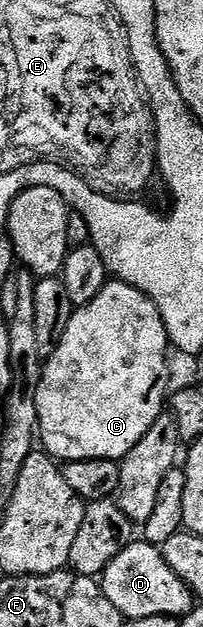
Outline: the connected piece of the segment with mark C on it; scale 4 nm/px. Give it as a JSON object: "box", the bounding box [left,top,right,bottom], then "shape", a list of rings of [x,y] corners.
{"box":[37,279,169,463],"shape":[[[114,279],[108,280],[107,286],[103,288],[101,295],[97,295],[97,299],[93,299],[88,305],[78,306],[74,315],[69,319],[69,327],[65,327],[65,335],[61,335],[57,347],[51,352],[50,357],[46,358],[41,383],[37,387],[37,419],[39,420],[37,437],[47,456],[59,463],[85,459],[109,459],[122,462],[123,457],[129,455],[129,451],[133,451],[137,443],[141,443],[145,431],[149,431],[149,427],[153,427],[156,419],[165,412],[163,400],[166,397],[168,400],[169,397],[169,389],[167,393],[167,349],[169,350],[169,342],[165,323],[161,319],[161,311],[157,311],[155,304],[144,293],[137,291],[137,287],[129,283]]]}

